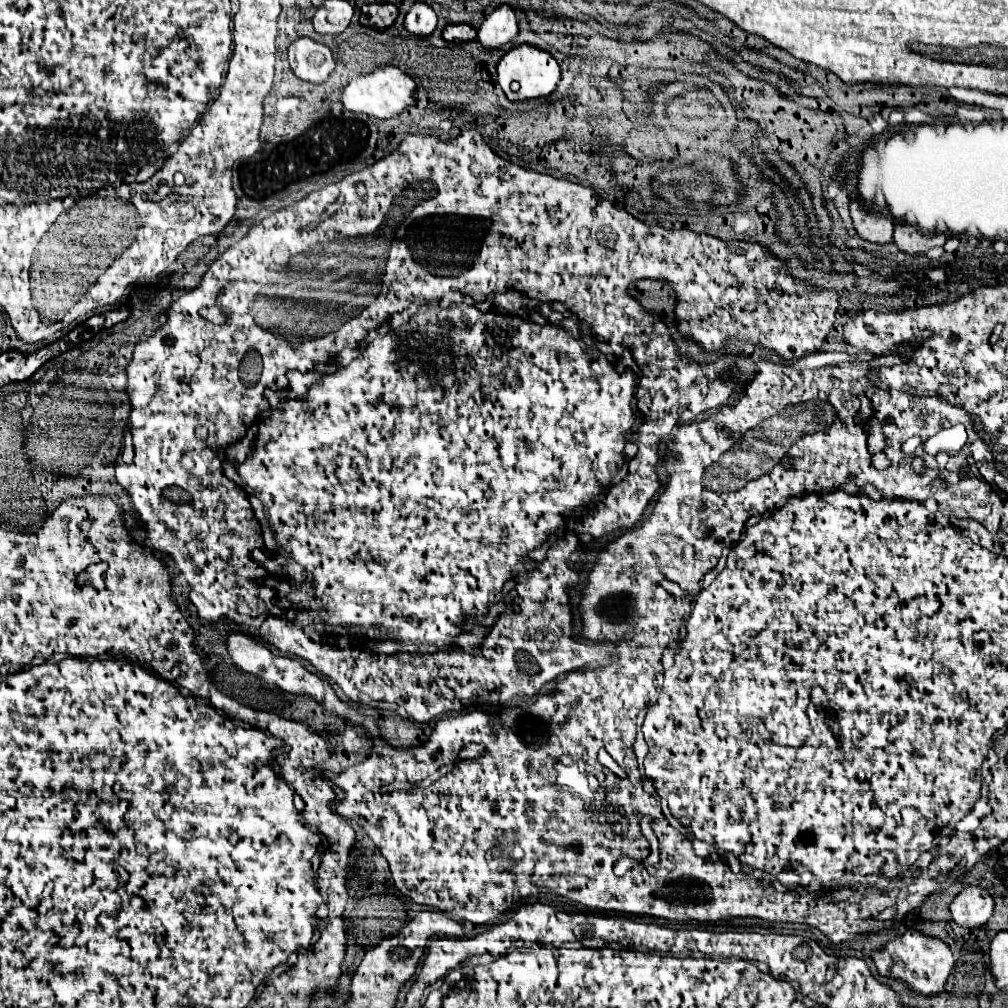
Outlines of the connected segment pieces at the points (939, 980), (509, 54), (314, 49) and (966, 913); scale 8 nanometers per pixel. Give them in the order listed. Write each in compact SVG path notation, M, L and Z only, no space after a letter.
M911 928L905 934L897 936L895 940L887 942L883 948L875 950L873 962L879 970L879 974L905 980L915 992L929 996L929 994L937 994L943 990L943 984L953 968L953 954L941 938L927 936L927 934Z
M519 44L503 54L503 58L497 64L497 76L499 76L499 86L503 88L507 98L523 100L523 98L549 96L561 78L561 72L557 60L547 50L541 50L531 44Z
M301 36L293 40L287 52L289 52L291 70L295 72L295 76L307 82L313 82L313 84L325 82L335 68L335 60L329 46L309 36Z
M967 884L951 902L951 916L959 926L983 926L993 912L991 894L975 884Z

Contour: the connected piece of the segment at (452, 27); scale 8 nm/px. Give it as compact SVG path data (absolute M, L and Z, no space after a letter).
M459 22L459 24L447 24L443 28L443 38L447 42L469 42L469 40L475 40L477 38L477 30L465 22Z

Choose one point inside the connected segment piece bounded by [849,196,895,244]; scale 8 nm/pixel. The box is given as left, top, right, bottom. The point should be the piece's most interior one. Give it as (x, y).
(873, 226)

